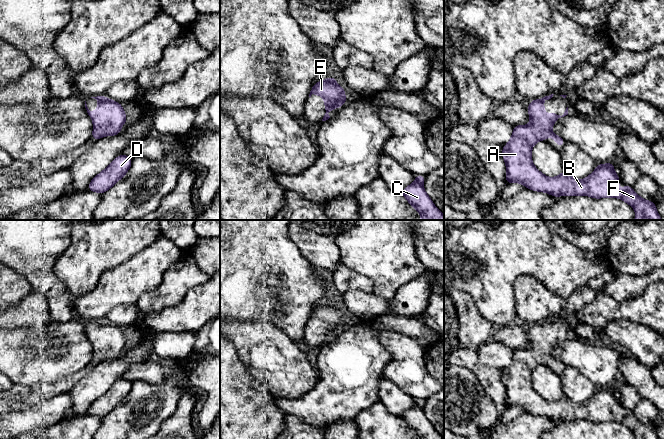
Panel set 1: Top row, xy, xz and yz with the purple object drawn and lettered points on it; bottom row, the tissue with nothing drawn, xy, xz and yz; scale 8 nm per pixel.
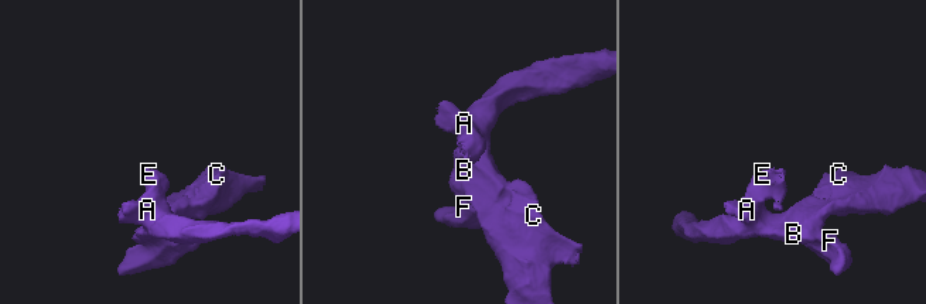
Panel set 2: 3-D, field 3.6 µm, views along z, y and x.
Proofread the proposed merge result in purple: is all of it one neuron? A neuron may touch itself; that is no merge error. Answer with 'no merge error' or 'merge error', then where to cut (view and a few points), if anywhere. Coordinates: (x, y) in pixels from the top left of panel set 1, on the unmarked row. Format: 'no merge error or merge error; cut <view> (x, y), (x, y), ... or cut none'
no merge error; cut none

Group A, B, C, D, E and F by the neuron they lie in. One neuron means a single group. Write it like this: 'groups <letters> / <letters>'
groups A B C D E F

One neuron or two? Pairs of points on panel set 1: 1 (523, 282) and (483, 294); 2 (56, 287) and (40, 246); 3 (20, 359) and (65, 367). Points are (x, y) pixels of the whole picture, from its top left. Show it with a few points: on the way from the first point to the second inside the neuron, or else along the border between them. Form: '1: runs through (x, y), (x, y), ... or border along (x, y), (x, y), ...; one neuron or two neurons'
1: border along (532, 274), (521, 274), (516, 279), (515, 308); two neurons
2: runs through (46, 277), (40, 271), (40, 256); one neuron
3: runs through (31, 359), (54, 359); one neuron

